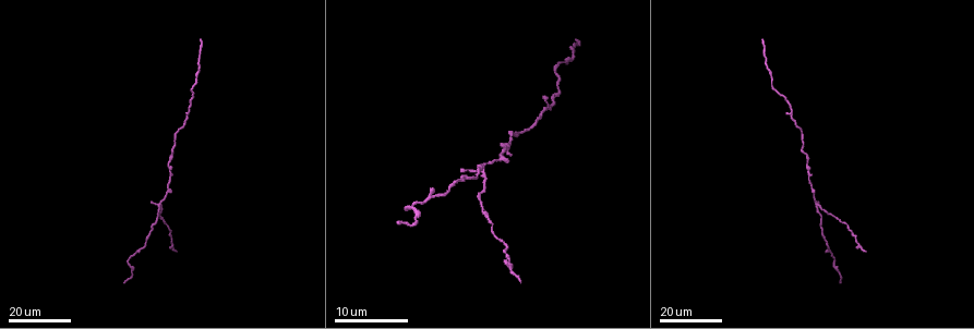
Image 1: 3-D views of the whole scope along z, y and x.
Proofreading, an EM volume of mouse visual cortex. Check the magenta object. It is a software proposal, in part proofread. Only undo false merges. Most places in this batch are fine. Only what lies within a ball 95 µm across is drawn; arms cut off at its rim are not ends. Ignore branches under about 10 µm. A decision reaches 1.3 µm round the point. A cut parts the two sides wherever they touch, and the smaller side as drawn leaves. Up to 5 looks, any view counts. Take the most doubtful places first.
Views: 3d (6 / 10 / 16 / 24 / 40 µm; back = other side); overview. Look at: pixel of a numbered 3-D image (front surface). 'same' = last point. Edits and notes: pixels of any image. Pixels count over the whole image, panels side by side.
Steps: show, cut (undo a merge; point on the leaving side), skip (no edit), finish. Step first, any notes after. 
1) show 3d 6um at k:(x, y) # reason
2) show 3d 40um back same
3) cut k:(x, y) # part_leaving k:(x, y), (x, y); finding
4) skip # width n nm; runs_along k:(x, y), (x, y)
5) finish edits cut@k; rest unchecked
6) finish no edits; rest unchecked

show 3d 16um at 1:(160, 203)

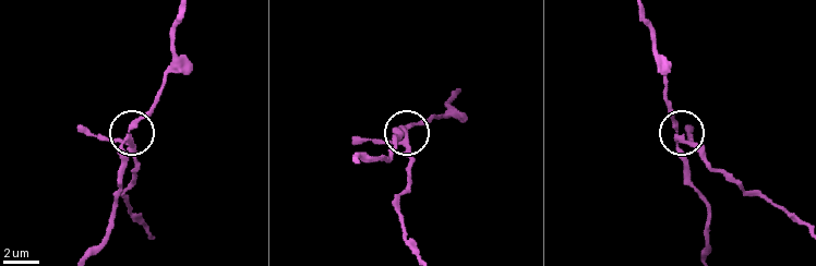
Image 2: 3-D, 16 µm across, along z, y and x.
show 3d 6um at 2:(686, 141) # closer look

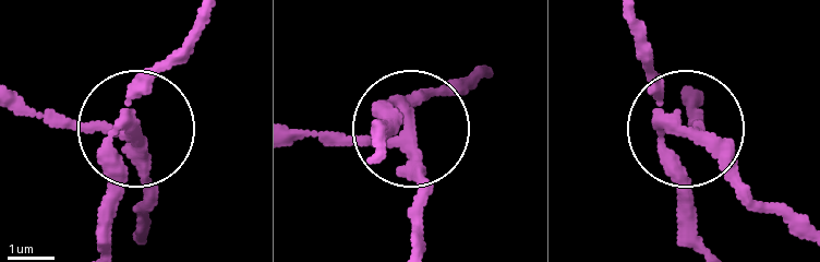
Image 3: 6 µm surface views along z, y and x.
cut 3:(401, 168) # width 320 nm; part_leaving 3:(124, 123), (147, 217); a second neuron is stuck on

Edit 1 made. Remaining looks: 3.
show 3d 24um at 1:(792, 114) # three arms meet

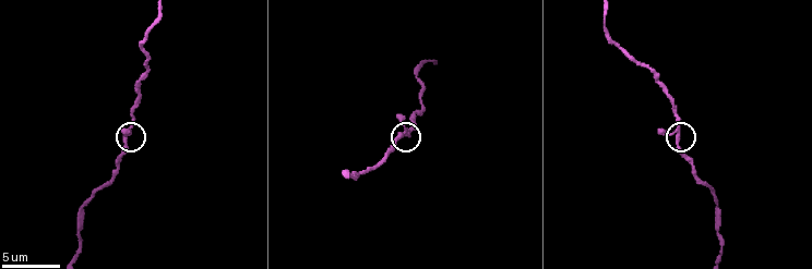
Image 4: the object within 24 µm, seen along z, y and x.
show 3d 6um at 4:(123, 137) # zoom in

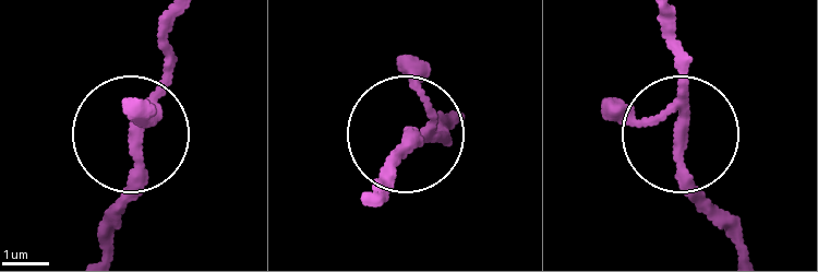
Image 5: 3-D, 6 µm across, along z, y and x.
skip # runs_along 5:(742, 244), (683, 162), (671, 21); all the same neuron

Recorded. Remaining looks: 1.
finish edits cut@3; rest unchecked

